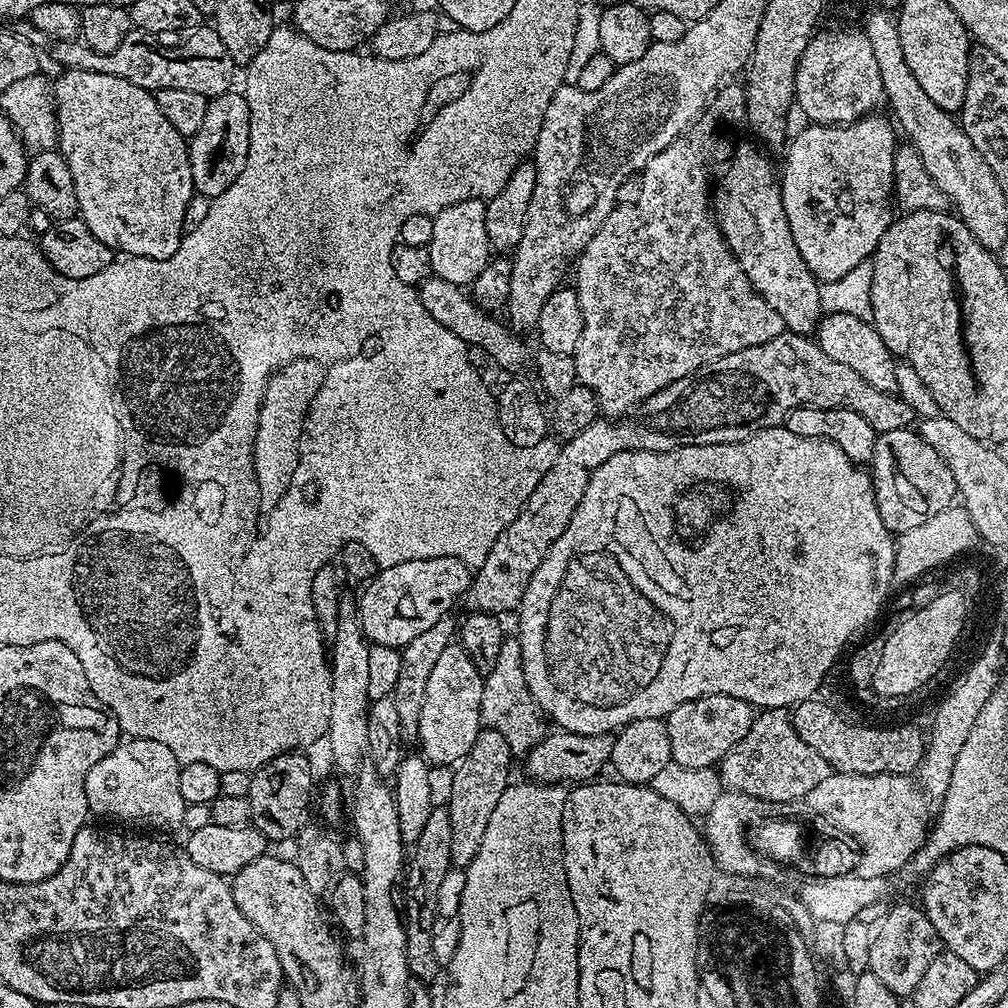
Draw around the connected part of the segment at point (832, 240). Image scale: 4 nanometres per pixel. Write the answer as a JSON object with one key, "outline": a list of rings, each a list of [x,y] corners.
{"outline":[[[880,115],[861,116],[850,124],[809,123],[802,134],[791,137],[783,153],[780,193],[790,222],[790,234],[798,246],[798,254],[802,254],[806,266],[810,266],[821,282],[842,278],[842,274],[854,270],[858,262],[869,259],[894,219],[894,158],[898,139],[892,133],[893,121],[887,115]]]}

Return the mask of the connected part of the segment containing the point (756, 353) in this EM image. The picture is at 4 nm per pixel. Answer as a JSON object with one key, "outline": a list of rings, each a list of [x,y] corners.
{"outline":[[[785,330],[770,338],[770,342],[726,354],[704,365],[701,371],[670,382],[670,386],[655,392],[631,414],[619,418],[597,418],[590,426],[561,443],[554,458],[554,466],[546,470],[542,482],[538,482],[534,494],[530,494],[522,511],[502,530],[486,555],[484,564],[475,569],[472,585],[464,591],[462,597],[463,607],[466,606],[468,612],[493,614],[515,613],[519,609],[526,594],[526,586],[530,586],[530,578],[534,578],[534,570],[542,566],[542,558],[546,558],[550,546],[562,538],[562,530],[566,530],[574,510],[578,510],[578,502],[582,502],[582,494],[586,494],[586,486],[594,470],[598,470],[606,458],[619,452],[669,452],[691,444],[733,444],[761,432],[763,428],[781,427],[790,410],[802,406],[854,410],[854,414],[862,414],[862,418],[866,418],[866,422],[870,422],[878,434],[886,430],[913,427],[918,420],[916,411],[896,392],[877,390],[875,386],[870,386],[870,382],[866,382],[858,370],[850,370],[850,366],[830,358],[830,354],[826,354],[826,350],[822,350],[815,339],[800,336],[797,332]]]}

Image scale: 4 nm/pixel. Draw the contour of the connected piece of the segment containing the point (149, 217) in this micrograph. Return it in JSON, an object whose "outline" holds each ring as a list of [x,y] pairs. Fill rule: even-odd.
{"outline":[[[81,66],[61,71],[60,77],[54,80],[54,99],[56,101],[56,134],[58,150],[66,158],[70,166],[70,174],[74,174],[74,194],[78,194],[78,216],[84,225],[106,246],[110,246],[113,253],[123,254],[125,257],[141,256],[146,259],[166,259],[178,250],[180,238],[184,235],[184,215],[186,206],[194,194],[192,175],[190,174],[190,158],[188,157],[188,140],[170,126],[170,121],[158,110],[158,102],[153,93],[147,92],[142,86],[134,86],[134,82],[126,82],[126,78],[114,78],[114,74],[102,74],[91,67]]]}

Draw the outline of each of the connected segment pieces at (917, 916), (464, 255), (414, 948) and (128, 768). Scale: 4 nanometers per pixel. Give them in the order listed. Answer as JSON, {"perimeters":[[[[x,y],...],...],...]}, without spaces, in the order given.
{"perimeters":[[[[893,903],[886,914],[886,922],[882,922],[882,930],[878,930],[878,938],[874,938],[868,971],[874,974],[874,978],[879,978],[894,995],[908,998],[915,992],[918,982],[922,982],[930,962],[934,962],[941,950],[938,930],[934,930],[923,907]]],[[[463,200],[446,206],[432,217],[434,235],[428,243],[428,257],[432,275],[446,282],[471,286],[490,259],[490,245],[486,234],[486,210],[483,200]]],[[[433,807],[430,818],[426,818],[426,827],[422,834],[418,834],[415,844],[411,845],[410,855],[406,860],[406,873],[402,878],[402,915],[406,930],[408,974],[409,977],[425,982],[432,982],[432,979],[442,972],[442,965],[432,949],[430,934],[436,917],[438,890],[442,878],[446,878],[448,871],[454,867],[450,854],[451,829],[447,807]]],[[[125,739],[116,745],[114,750],[110,750],[110,754],[106,754],[106,758],[102,758],[102,762],[94,762],[94,766],[90,766],[90,774],[86,774],[86,802],[88,803],[88,811],[93,817],[105,816],[108,820],[117,820],[120,824],[133,824],[133,829],[148,830],[144,828],[180,828],[184,822],[184,799],[182,798],[182,789],[178,786],[178,774],[180,773],[181,764],[178,758],[174,758],[174,754],[166,746],[162,746],[162,742],[154,742],[153,740],[133,740]]]]}

